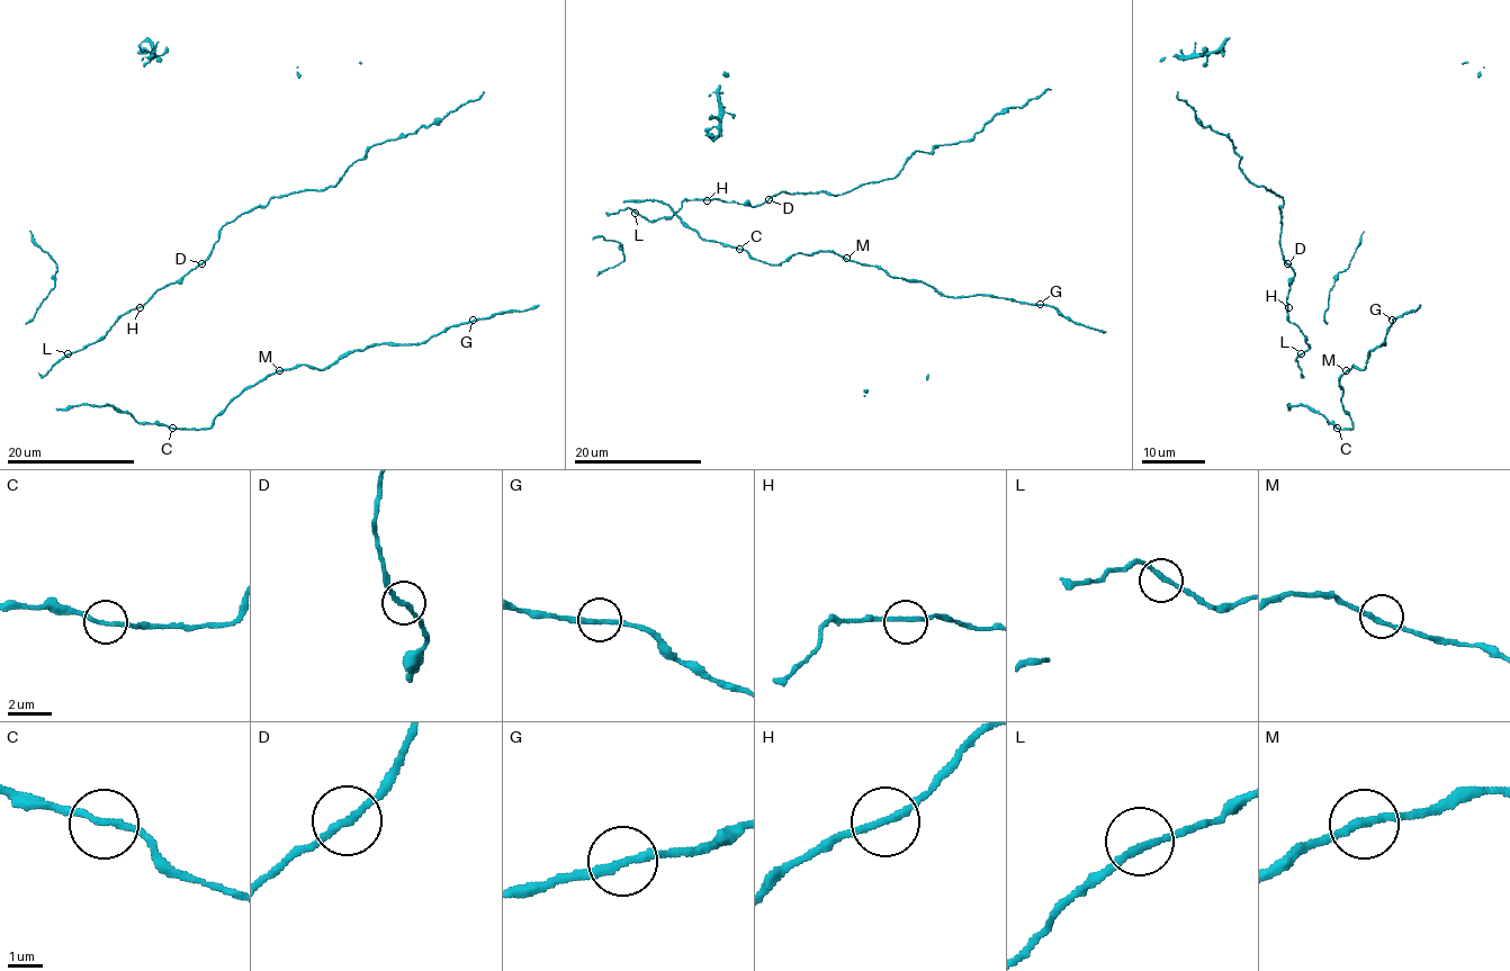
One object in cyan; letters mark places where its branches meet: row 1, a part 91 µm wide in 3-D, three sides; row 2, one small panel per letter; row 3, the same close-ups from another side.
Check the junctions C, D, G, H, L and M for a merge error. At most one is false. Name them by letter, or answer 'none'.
none

